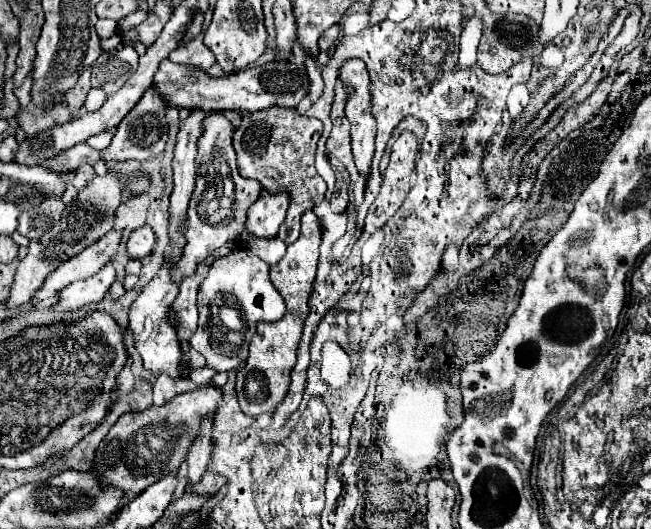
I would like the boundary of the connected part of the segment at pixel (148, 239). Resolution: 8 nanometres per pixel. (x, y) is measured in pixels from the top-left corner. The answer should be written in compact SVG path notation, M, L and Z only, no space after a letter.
M141 226L141 228L133 230L127 238L127 254L133 260L141 260L151 254L153 244L155 244L153 230L149 226Z

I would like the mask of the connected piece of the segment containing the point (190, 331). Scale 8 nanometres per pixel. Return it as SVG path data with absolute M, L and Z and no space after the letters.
M227 244L227 246L219 248L213 256L209 256L205 262L199 264L199 268L197 268L197 272L193 276L185 278L183 284L179 286L179 296L173 302L173 312L175 312L175 324L177 324L177 338L181 342L189 340L195 334L195 330L197 330L197 304L195 304L195 298L197 298L199 284L207 276L209 264L213 260L221 258L221 256L227 256L233 248L235 248L235 244Z

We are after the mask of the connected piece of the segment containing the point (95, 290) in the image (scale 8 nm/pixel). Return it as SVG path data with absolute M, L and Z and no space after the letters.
M111 264L103 266L97 274L83 280L69 284L61 290L61 298L57 302L57 308L61 310L73 310L83 308L93 302L103 300L109 286L116 280L116 271Z

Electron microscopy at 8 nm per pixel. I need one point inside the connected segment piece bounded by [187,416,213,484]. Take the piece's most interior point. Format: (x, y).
(197, 459)

